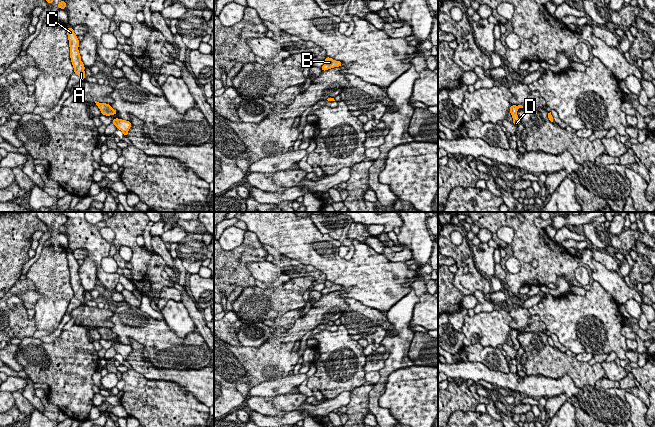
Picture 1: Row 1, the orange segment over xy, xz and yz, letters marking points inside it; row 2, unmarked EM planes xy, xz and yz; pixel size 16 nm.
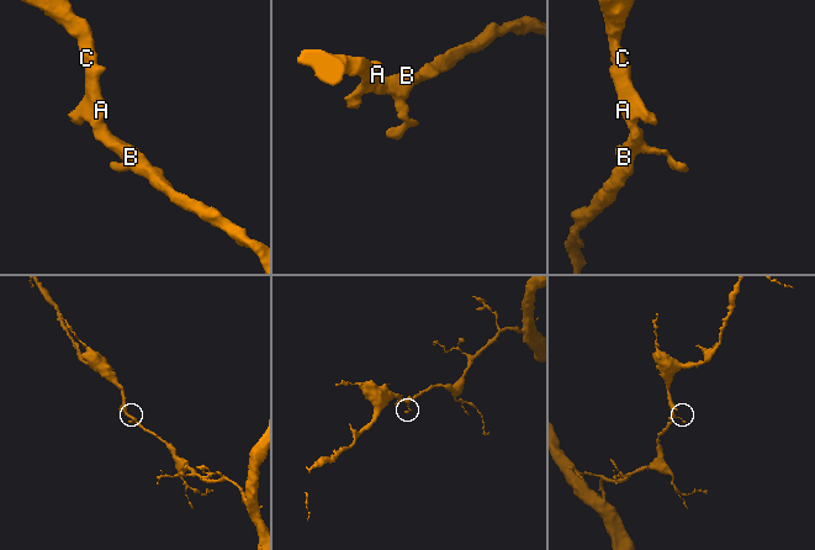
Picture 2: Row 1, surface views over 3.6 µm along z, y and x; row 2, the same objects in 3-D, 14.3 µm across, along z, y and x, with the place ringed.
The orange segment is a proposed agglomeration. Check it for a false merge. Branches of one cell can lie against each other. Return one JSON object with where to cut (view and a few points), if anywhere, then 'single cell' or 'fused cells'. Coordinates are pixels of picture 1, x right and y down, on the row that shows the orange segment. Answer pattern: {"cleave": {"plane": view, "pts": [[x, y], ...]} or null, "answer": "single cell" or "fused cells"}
{"cleave": null, "answer": "single cell"}

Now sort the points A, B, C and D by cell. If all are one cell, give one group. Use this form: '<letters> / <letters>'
A B C D

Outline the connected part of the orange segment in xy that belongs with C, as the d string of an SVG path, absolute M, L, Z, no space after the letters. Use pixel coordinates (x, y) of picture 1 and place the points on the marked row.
M73 27L66 28L66 32L68 35L69 40L69 47L70 47L70 59L74 68L74 73L77 74L81 81L85 79L85 66L81 61L81 56L78 50L80 41L77 38L77 35L74 33Z

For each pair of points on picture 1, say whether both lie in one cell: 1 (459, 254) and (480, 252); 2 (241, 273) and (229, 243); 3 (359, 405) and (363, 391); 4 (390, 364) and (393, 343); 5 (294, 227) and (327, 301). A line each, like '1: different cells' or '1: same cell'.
1: different cells
2: different cells
3: same cell
4: same cell
5: different cells

